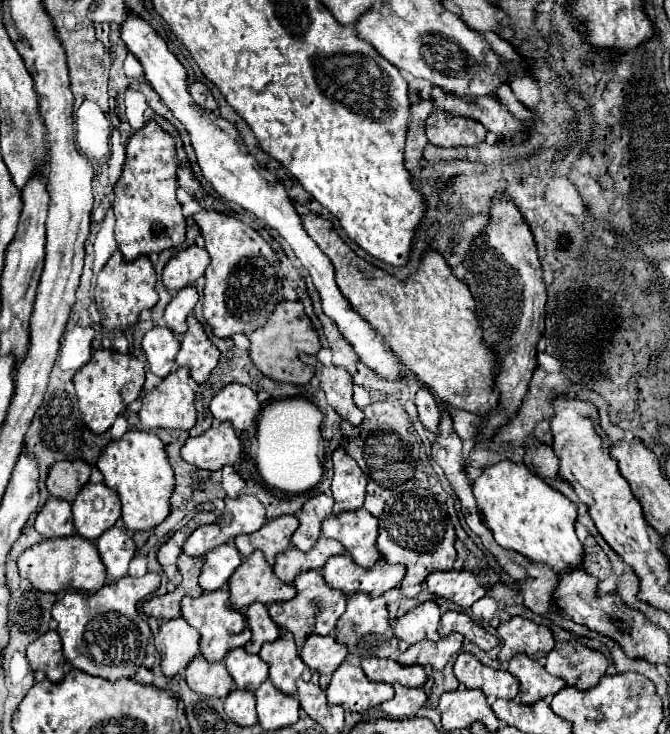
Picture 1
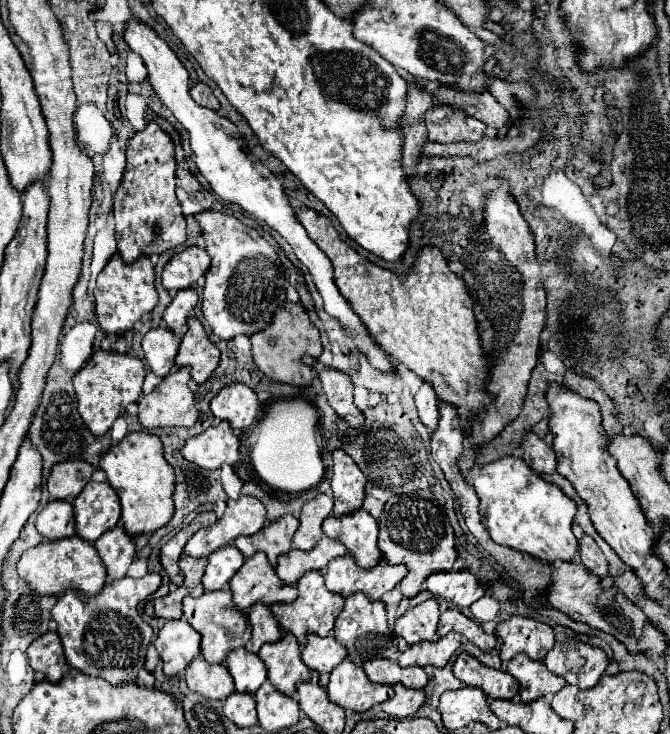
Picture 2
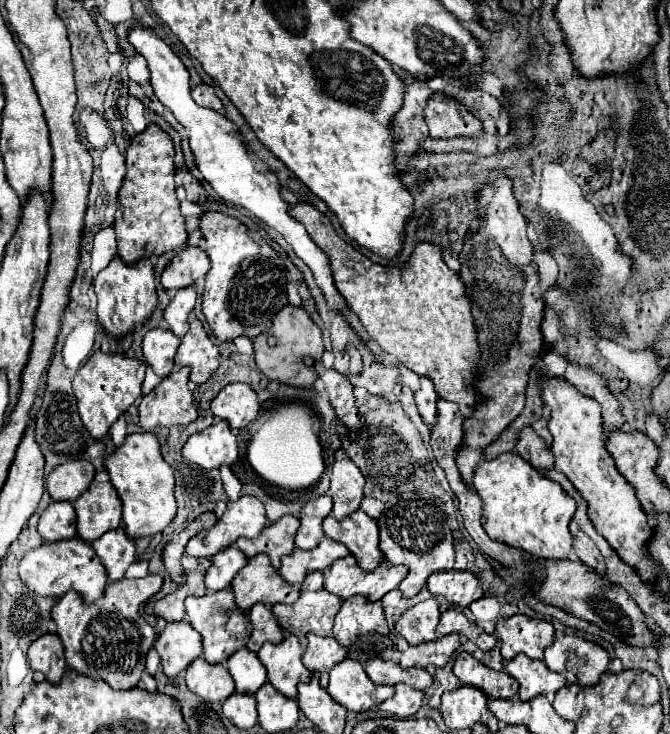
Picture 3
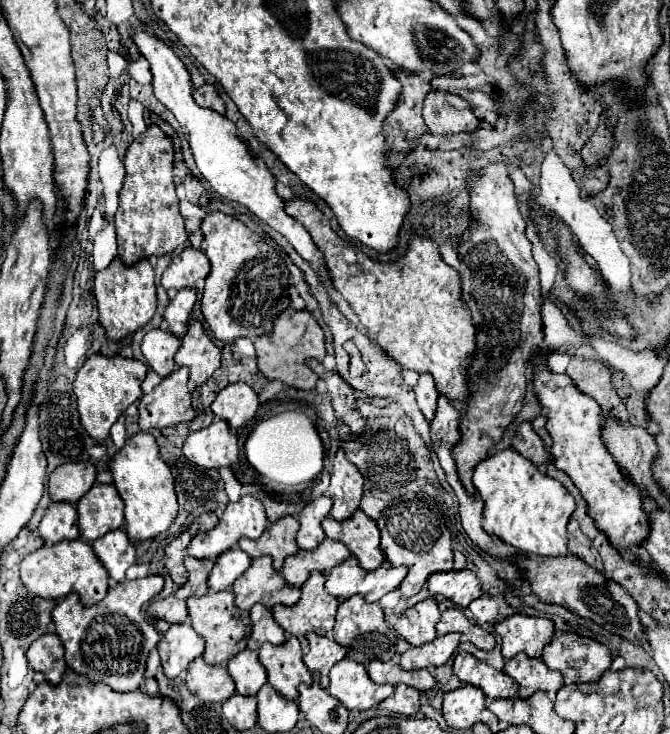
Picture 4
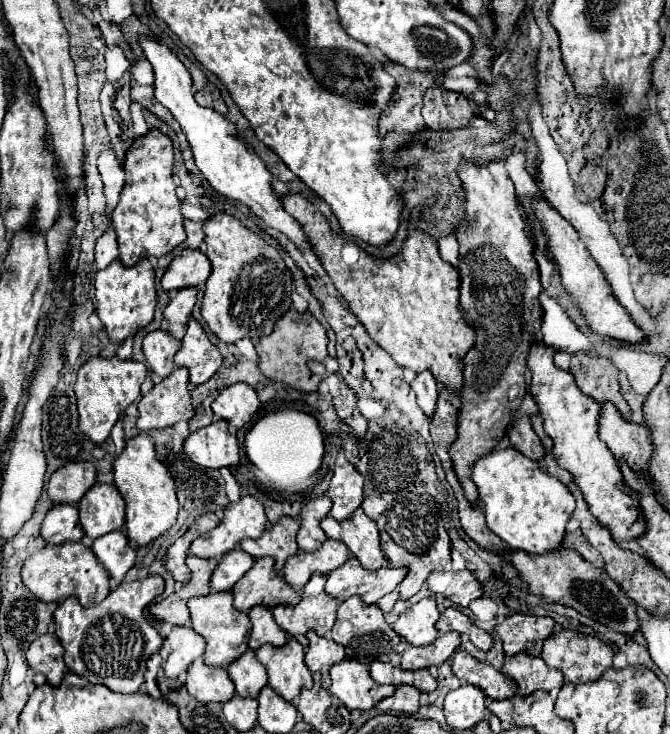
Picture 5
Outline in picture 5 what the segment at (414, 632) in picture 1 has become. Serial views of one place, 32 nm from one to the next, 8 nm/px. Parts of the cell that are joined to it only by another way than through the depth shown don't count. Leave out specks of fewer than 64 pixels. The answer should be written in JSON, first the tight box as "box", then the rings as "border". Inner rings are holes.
{"box":[394,598,440,646],"border":[[[424,598],[398,616],[398,620],[394,622],[394,630],[412,646],[424,646],[436,640],[438,632],[434,624],[438,622],[438,618],[440,612],[436,608],[436,600]]]}

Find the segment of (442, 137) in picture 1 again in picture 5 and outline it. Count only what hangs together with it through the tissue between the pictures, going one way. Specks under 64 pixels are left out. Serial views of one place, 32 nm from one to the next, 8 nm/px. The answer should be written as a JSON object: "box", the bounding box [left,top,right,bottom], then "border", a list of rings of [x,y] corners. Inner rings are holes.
{"box":[422,86,474,130],"border":[[[432,86],[424,96],[422,116],[430,130],[454,130],[470,126],[474,112],[462,94]]]}

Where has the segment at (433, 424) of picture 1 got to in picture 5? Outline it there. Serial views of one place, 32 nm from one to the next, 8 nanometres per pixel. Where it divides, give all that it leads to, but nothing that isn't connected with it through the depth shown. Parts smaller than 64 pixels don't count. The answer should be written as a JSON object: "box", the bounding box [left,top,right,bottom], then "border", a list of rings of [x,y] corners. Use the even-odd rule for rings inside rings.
{"box":[412,370,438,418],"border":[[[426,370],[426,372],[420,372],[416,376],[416,380],[412,382],[412,390],[416,392],[416,398],[418,398],[418,406],[422,408],[422,412],[430,418],[434,408],[436,408],[436,398],[438,398],[438,384],[436,384],[436,378]]]}

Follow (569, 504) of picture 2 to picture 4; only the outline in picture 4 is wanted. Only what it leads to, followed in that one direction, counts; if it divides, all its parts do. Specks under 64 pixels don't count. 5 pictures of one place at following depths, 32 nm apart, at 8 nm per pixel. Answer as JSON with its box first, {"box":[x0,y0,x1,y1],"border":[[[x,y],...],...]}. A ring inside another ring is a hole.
{"box":[474,450,576,556],"border":[[[516,450],[498,452],[482,460],[474,470],[474,488],[484,502],[484,530],[498,536],[502,542],[536,556],[566,556],[568,550],[568,522],[576,508],[574,498],[566,488],[542,474]]]}

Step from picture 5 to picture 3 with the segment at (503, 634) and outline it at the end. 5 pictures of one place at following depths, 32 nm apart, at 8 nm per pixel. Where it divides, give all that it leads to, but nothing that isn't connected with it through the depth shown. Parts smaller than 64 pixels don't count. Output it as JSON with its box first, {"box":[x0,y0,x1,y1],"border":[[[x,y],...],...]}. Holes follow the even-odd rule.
{"box":[496,616,554,662],"border":[[[510,616],[496,622],[496,636],[502,640],[502,658],[508,662],[516,654],[542,660],[544,650],[554,642],[554,628],[546,620],[528,616]]]}

